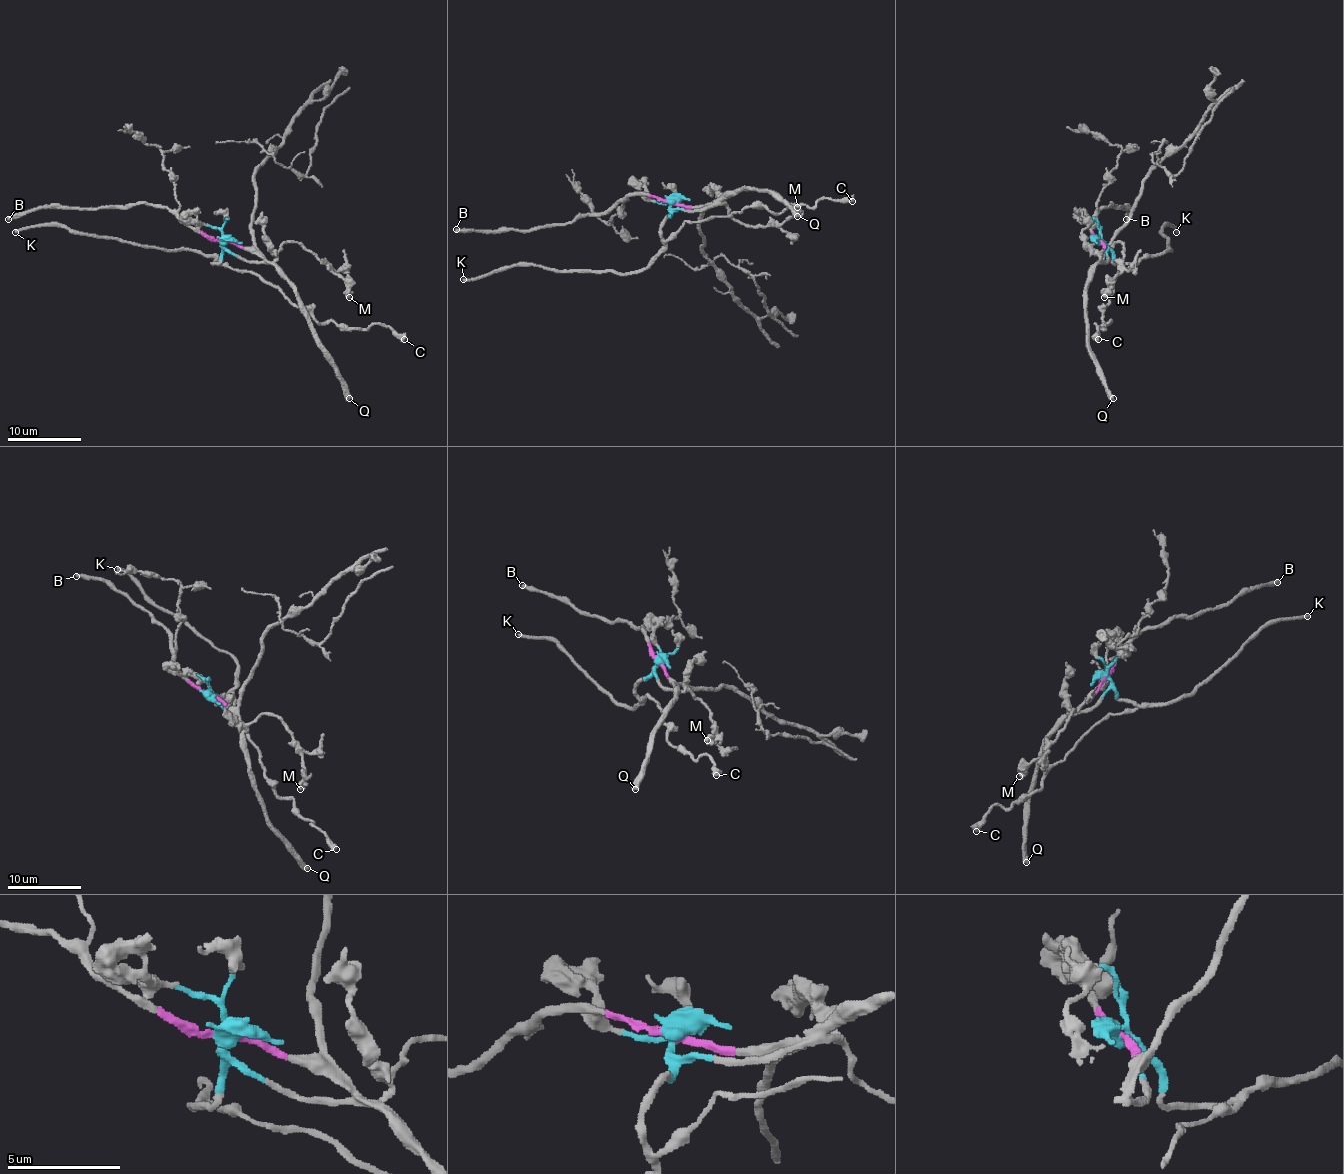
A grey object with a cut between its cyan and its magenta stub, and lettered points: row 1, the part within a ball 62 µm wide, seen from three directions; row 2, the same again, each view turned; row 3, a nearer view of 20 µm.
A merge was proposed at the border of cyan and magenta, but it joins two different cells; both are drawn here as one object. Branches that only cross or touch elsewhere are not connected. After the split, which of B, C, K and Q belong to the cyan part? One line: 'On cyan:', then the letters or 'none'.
On cyan: C, K

